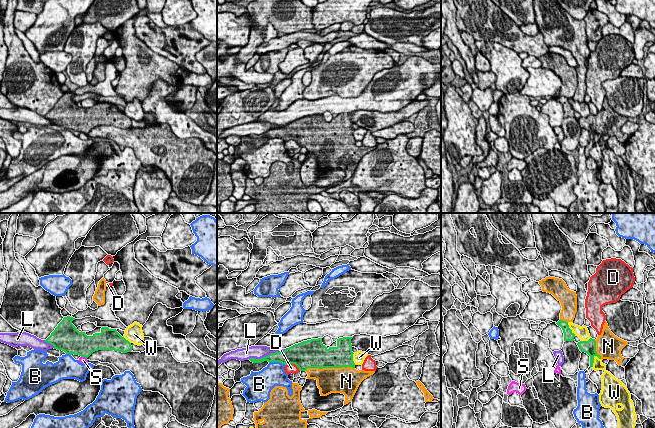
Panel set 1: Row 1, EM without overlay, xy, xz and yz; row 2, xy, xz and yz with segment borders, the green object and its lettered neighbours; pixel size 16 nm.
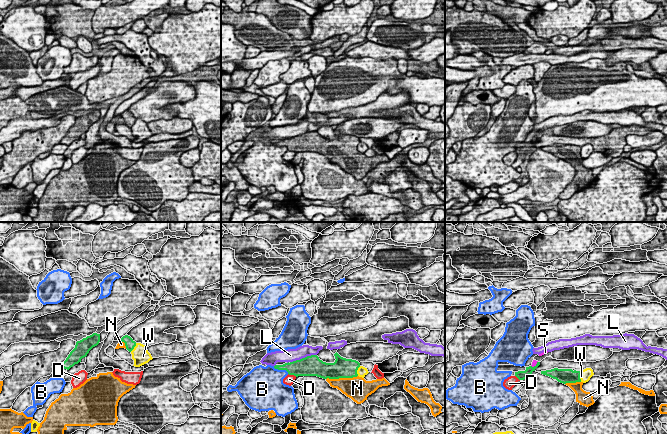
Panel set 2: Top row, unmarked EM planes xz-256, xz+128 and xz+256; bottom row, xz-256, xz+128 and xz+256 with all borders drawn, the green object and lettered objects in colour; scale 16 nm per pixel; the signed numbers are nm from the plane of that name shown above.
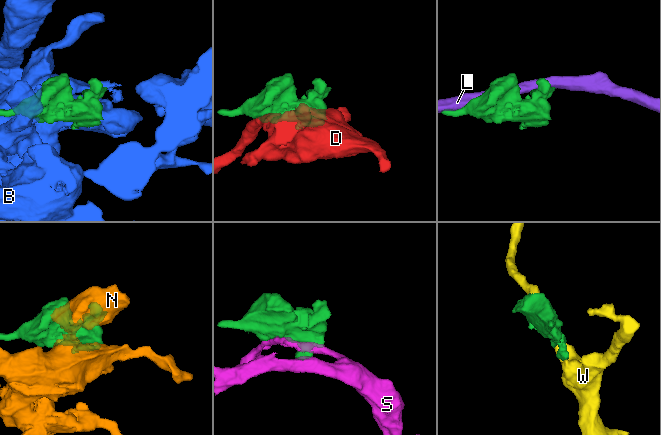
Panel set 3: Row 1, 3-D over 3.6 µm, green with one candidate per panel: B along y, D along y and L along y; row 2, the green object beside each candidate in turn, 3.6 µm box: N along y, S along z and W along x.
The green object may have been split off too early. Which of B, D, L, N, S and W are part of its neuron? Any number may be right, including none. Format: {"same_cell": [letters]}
{"same_cell": ["N"]}

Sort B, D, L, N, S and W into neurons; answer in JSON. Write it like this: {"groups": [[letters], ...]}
{"groups": [["B"], ["D"], ["L"], ["N"], ["S"], ["W"]]}

